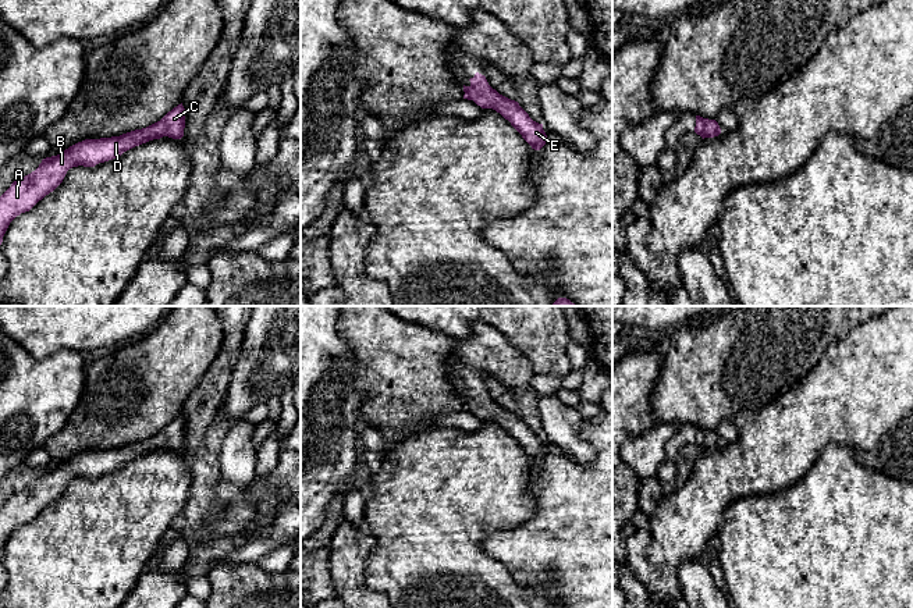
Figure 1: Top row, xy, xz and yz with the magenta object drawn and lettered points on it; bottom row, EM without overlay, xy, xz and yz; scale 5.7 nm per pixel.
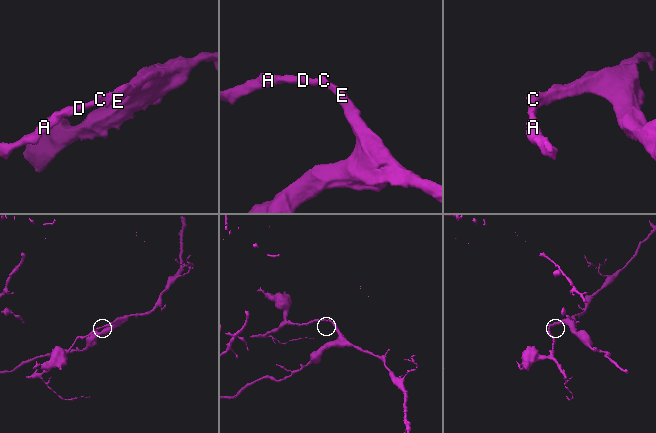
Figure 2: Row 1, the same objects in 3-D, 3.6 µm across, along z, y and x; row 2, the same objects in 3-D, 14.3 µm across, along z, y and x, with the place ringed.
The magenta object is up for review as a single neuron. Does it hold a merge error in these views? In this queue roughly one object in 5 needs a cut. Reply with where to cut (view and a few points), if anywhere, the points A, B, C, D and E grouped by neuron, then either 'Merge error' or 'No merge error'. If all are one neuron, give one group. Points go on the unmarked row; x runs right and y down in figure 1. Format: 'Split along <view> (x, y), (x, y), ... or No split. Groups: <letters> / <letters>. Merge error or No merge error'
No split. Groups: A B C D E. No merge error

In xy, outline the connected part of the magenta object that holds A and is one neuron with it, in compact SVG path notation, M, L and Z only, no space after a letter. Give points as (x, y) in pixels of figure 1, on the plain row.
M181 416L160 433L120 448L85 451L63 465L42 472L39 479L24 490L14 491L0 508L0 557L10 534L21 525L29 523L39 512L53 504L72 479L95 479L121 467L124 463L153 451L168 448L181 451L185 440L185 420Z

